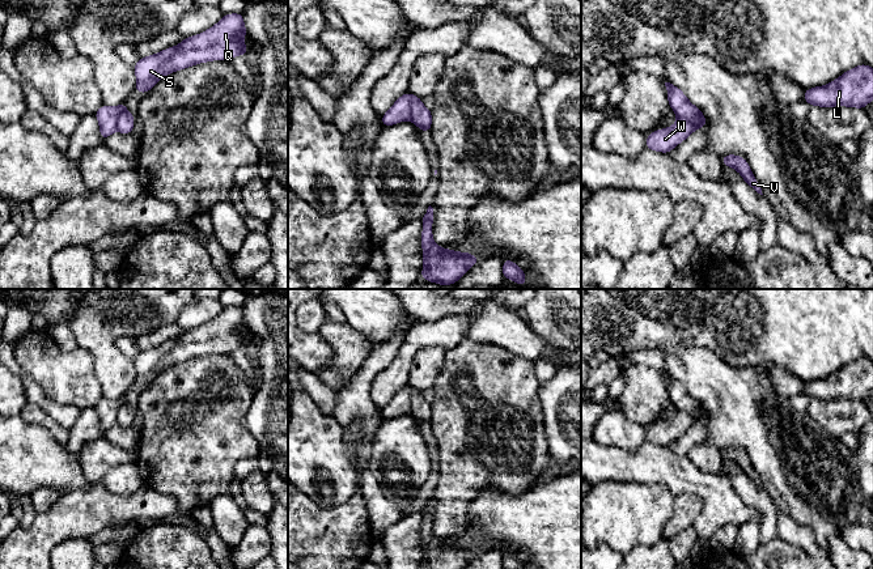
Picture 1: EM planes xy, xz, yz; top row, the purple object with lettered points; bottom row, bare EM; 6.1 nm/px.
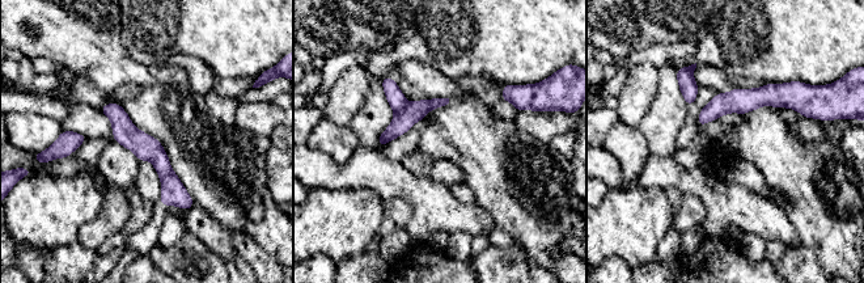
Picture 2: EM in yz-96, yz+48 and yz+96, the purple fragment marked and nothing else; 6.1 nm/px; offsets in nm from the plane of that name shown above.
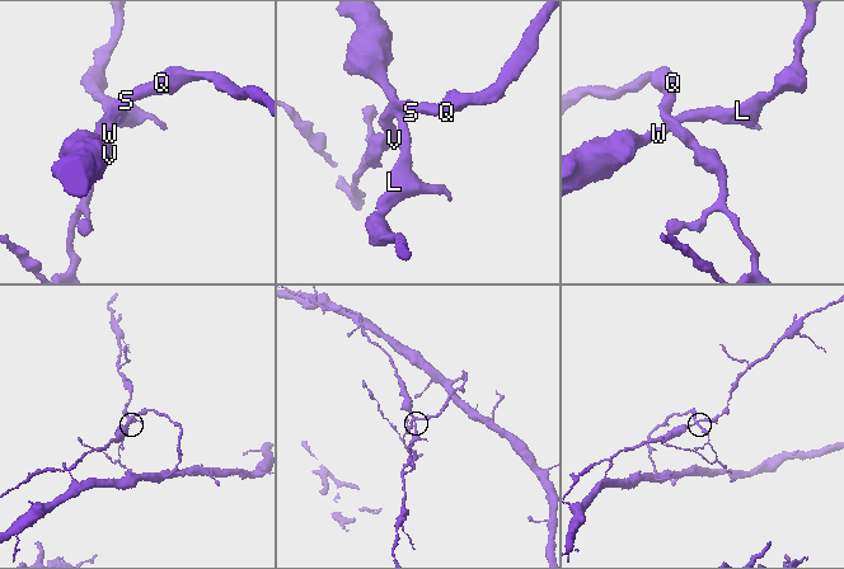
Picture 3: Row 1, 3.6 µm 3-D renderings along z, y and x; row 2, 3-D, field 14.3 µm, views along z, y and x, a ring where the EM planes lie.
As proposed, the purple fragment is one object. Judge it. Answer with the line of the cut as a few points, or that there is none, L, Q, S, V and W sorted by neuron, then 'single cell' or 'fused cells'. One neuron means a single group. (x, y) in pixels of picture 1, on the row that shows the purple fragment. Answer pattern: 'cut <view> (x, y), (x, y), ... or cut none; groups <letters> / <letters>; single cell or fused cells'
cut xz (407, 93), (410, 97), (411, 119); groups L W / Q S V; fused cells

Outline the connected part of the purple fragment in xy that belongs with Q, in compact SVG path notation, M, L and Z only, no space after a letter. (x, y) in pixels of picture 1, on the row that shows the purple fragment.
M242 13L224 14L208 30L185 38L178 46L141 58L134 65L134 90L148 93L164 76L195 64L247 55L247 46L242 41L245 35L249 34Z

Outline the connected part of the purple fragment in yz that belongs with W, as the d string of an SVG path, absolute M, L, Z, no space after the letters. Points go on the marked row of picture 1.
M678 118L675 124L657 129L647 135L647 149L661 153L670 153L673 148L686 140L695 131L691 119Z

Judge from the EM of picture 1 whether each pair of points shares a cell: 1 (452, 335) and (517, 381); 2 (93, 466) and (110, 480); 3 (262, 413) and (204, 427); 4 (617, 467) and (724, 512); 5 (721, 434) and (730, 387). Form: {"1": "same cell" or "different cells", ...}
{"1": "different cells", "2": "different cells", "3": "different cells", "4": "same cell", "5": "same cell"}

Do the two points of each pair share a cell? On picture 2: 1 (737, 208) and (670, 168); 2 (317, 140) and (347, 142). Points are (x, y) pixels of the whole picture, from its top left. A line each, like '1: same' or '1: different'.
1: same
2: same

